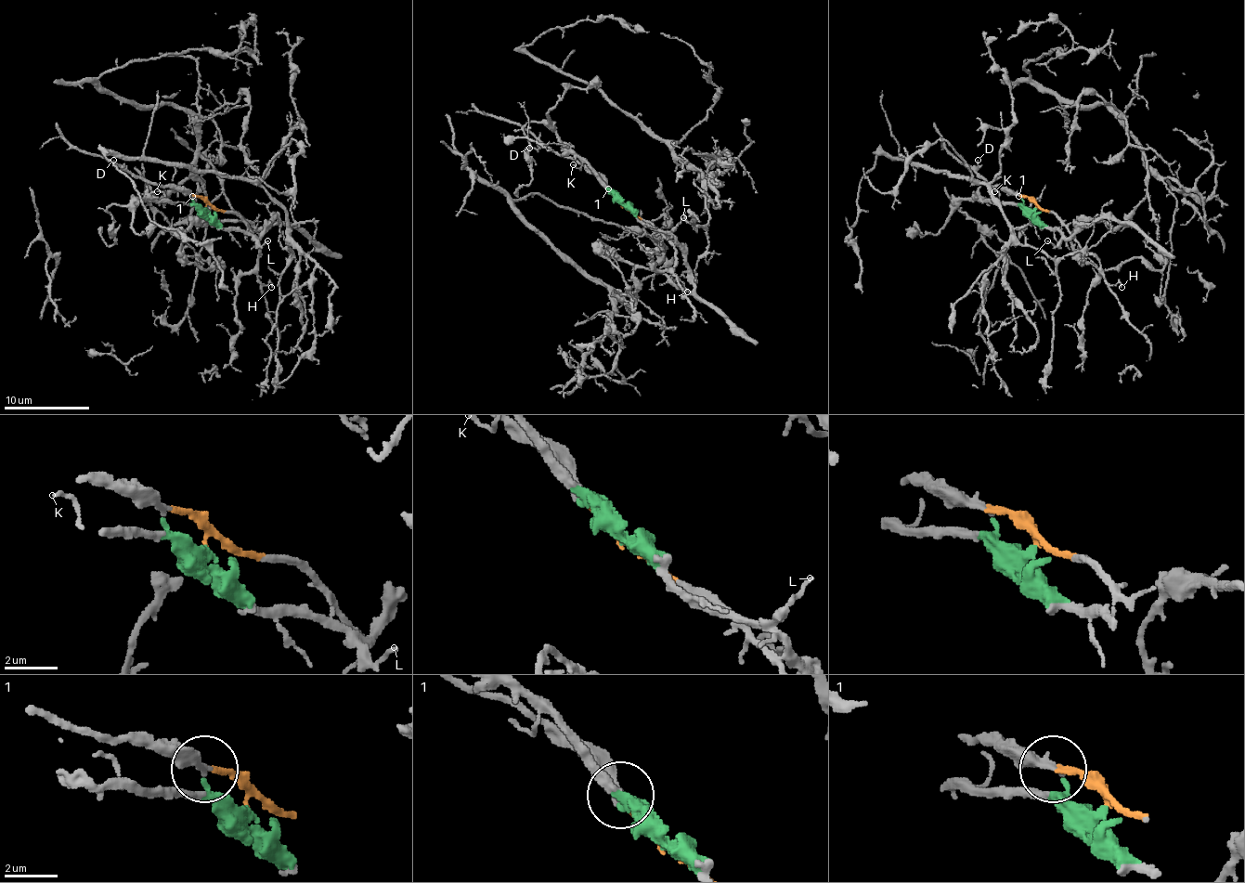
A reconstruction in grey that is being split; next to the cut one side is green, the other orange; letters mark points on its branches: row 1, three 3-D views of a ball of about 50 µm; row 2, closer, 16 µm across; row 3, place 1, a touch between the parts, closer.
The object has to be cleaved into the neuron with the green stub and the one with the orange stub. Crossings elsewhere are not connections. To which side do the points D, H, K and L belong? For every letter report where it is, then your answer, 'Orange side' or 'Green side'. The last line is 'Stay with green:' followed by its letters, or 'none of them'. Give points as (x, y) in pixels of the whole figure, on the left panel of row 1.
D: Place: (113, 160). Orange side
H: Place: (271, 287). Orange side
K: Place: (157, 191). Green side
L: Place: (267, 240). Green side
Stay with green: K, L

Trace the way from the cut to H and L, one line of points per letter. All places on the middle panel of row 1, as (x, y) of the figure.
H: (621, 206), (629, 208), (664, 236), (675, 251), (673, 272), (688, 292)
L: (621, 206), (664, 232), (677, 226), (683, 216)

